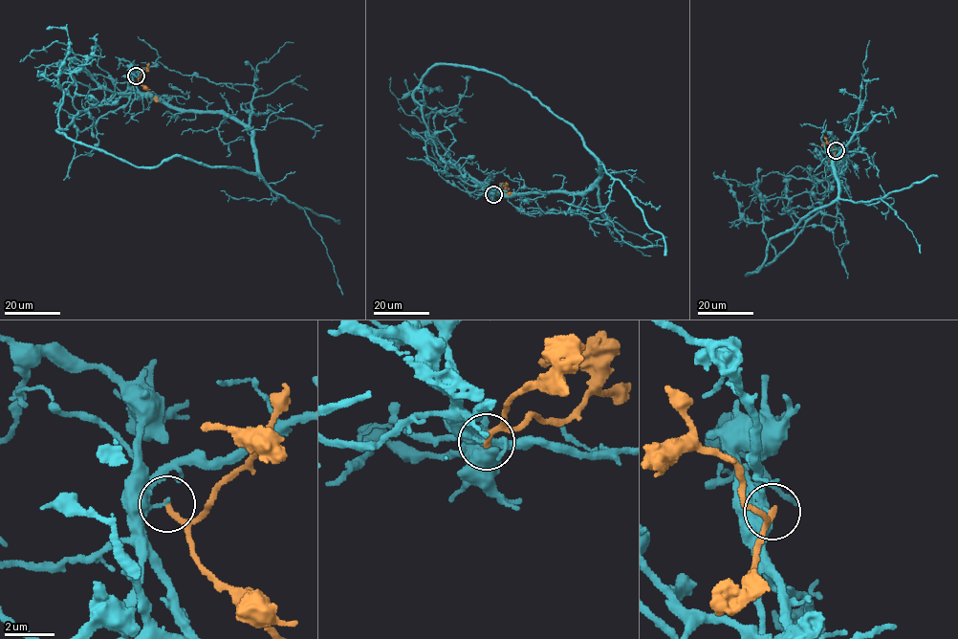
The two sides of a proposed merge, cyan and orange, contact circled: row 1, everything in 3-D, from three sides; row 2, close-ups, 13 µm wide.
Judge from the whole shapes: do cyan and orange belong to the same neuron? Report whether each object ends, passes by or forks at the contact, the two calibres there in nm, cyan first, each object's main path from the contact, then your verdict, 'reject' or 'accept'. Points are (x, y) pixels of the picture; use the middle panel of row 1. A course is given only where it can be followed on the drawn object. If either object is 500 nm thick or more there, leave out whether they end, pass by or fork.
cyan ends there; orange ends there; 240 nm thick on the cyan side, 240 nm on the other; cyan runs (493, 194), (489, 190), (509, 195), (580, 193), (599, 176), (600, 164), (606, 173), (641, 202), (660, 206); orange runs (493, 194), (499, 187), (506, 193), (511, 192); reject

